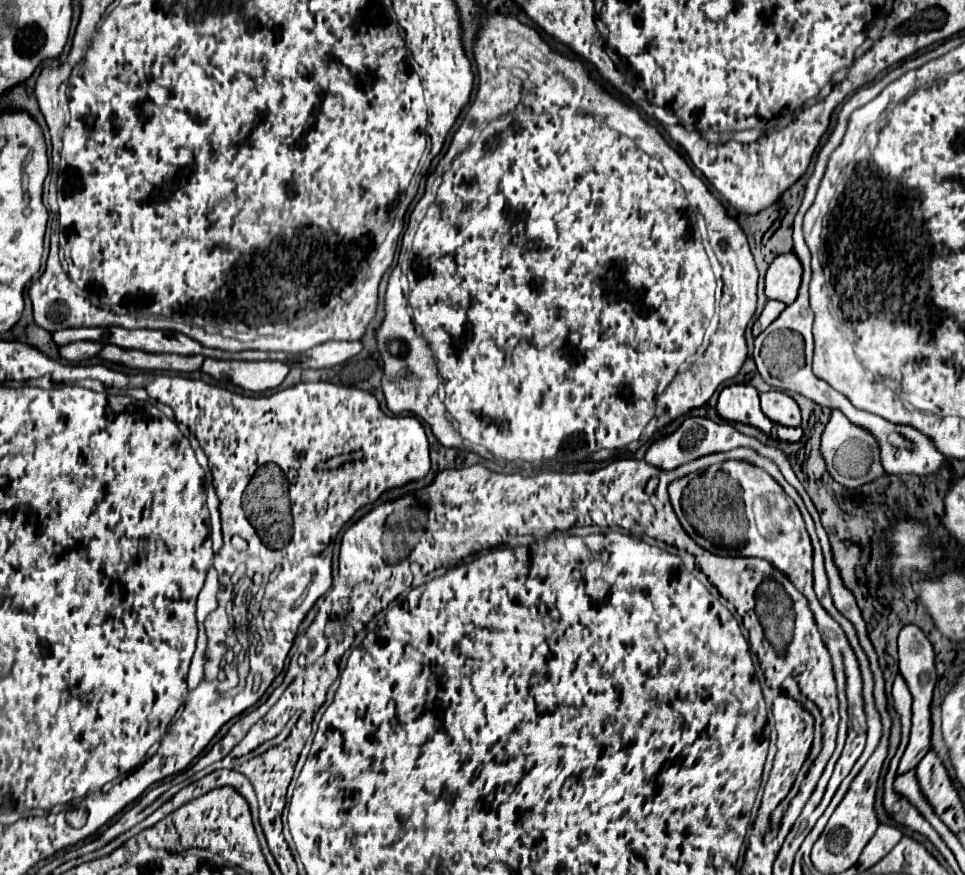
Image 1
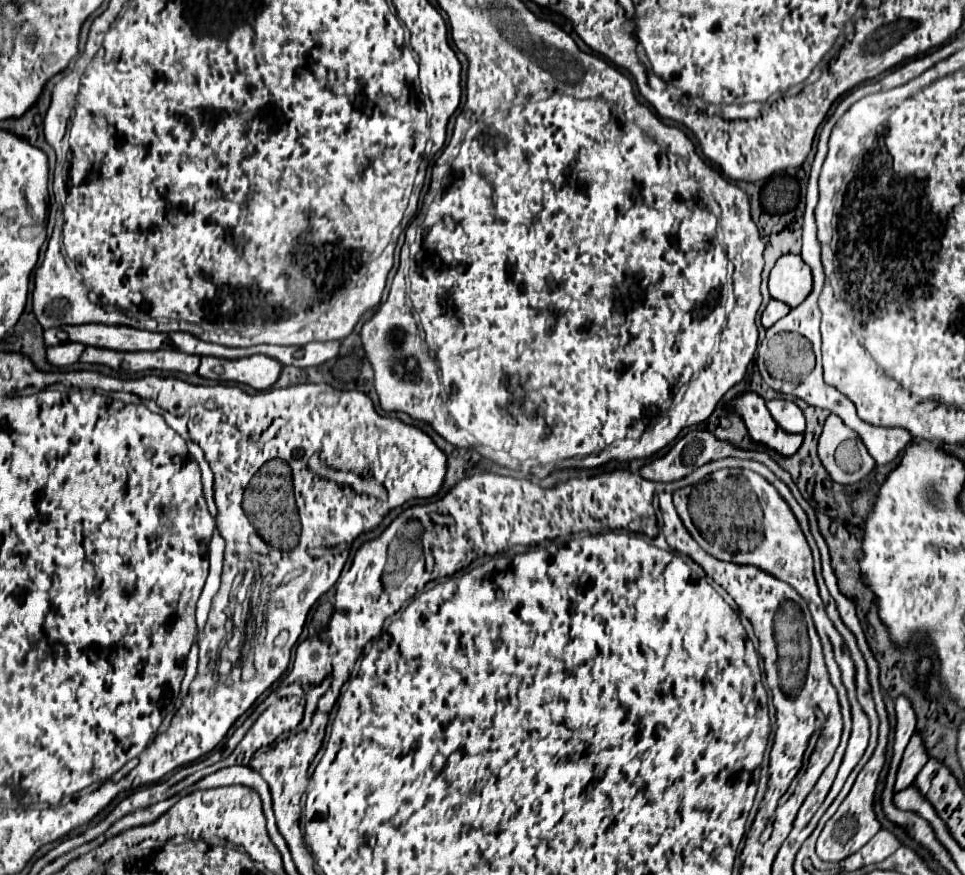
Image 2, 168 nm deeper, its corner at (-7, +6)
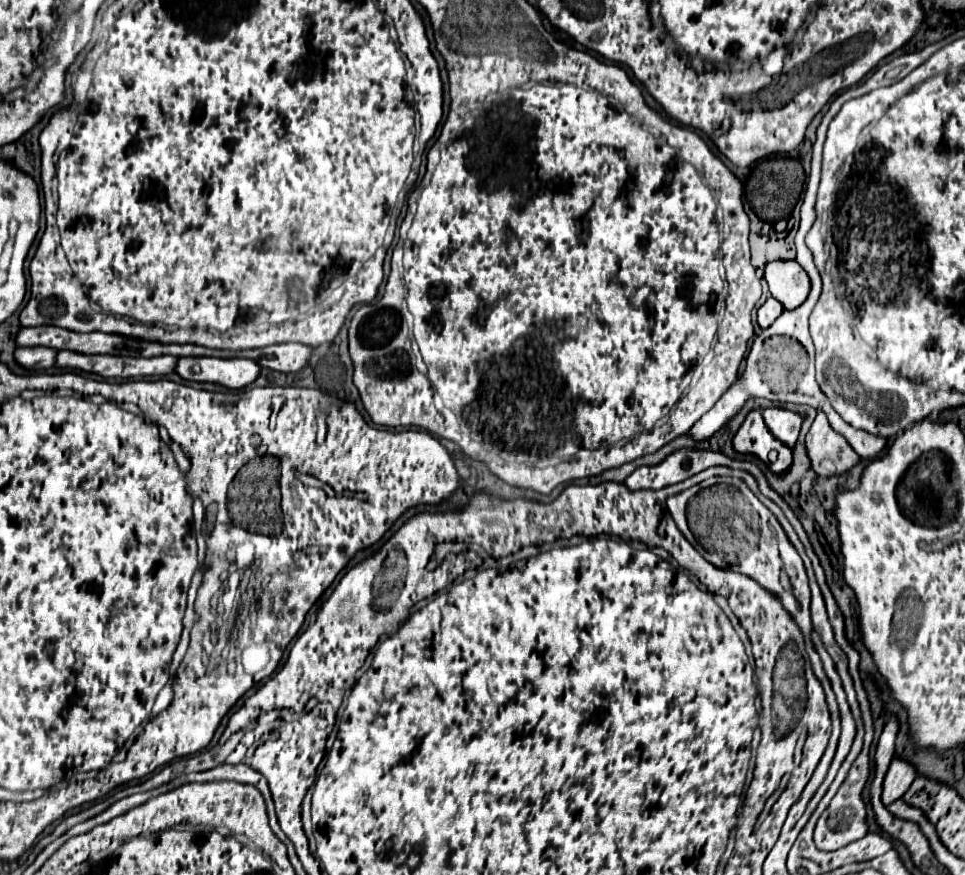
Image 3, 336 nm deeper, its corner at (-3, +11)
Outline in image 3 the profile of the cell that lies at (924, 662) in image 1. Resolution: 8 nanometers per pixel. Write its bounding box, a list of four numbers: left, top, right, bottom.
[881,759,917,805]

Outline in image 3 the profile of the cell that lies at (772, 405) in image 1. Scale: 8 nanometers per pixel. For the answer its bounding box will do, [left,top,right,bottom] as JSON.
[763,407,801,447]

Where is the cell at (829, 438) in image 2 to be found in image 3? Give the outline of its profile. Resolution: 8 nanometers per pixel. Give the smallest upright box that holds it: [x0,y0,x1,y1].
[805,411,859,477]

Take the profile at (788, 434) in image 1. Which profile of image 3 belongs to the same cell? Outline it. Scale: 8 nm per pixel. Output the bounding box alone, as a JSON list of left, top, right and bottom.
[733,411,791,475]

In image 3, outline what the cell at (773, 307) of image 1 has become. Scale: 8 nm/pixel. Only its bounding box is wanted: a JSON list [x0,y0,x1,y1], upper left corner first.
[757,297,783,329]

